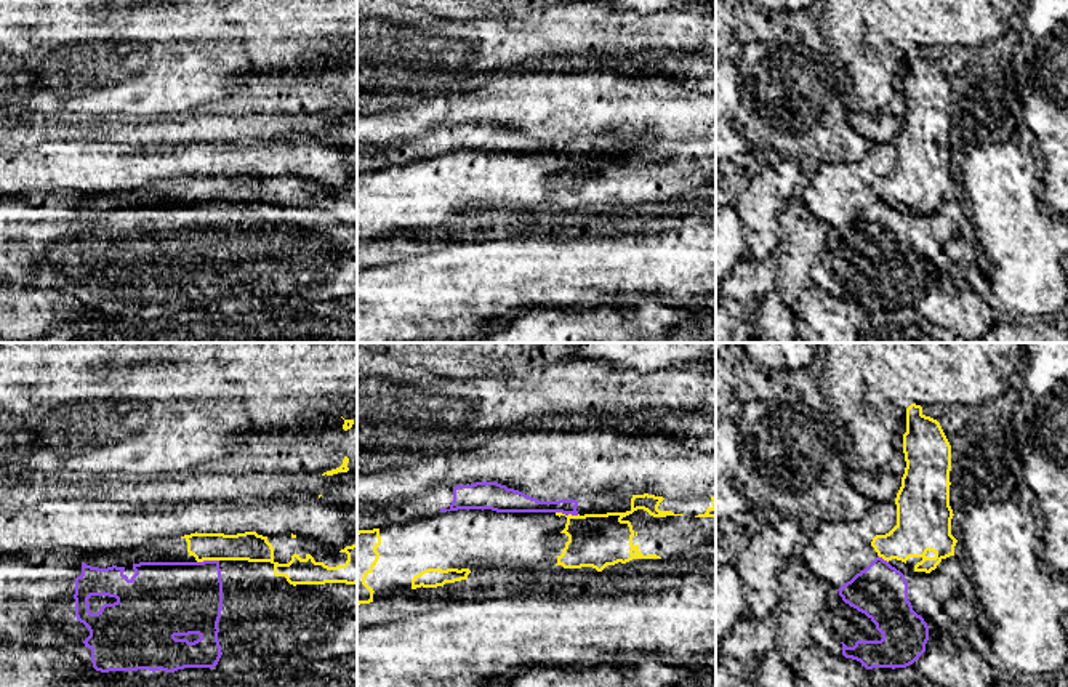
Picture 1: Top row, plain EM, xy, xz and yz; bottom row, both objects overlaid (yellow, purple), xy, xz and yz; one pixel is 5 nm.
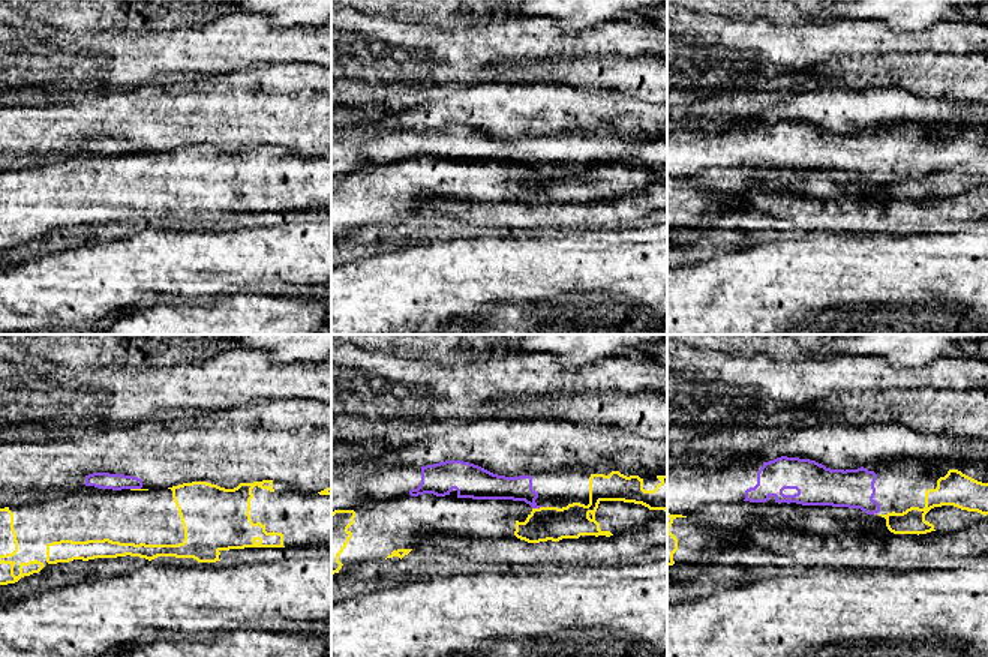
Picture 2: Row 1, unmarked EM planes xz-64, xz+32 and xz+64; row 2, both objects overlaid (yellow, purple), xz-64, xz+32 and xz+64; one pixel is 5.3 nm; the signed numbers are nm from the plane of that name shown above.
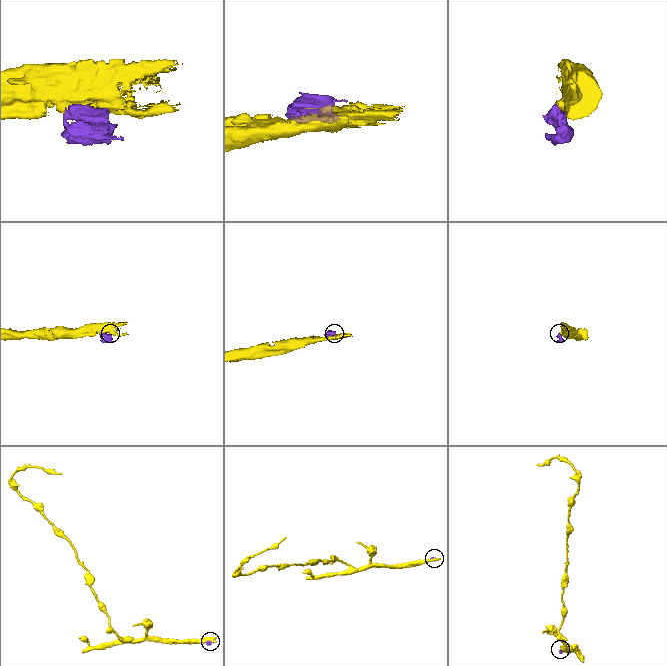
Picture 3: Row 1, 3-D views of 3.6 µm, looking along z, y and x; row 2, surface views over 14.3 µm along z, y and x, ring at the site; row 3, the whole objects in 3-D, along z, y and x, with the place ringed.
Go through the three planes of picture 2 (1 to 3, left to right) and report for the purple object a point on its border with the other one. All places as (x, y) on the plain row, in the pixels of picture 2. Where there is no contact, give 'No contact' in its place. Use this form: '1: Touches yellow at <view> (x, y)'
1: Touches yellow at xz-64 (135, 153)
2: Touches yellow at xz+32 (537, 173)
3: No contact

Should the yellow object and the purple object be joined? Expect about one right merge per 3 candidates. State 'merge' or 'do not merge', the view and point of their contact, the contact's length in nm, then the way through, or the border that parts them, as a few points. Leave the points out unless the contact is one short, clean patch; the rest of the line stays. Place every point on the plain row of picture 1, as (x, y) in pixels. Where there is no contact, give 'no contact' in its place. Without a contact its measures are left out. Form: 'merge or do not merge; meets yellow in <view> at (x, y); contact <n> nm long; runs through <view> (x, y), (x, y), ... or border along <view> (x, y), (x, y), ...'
do not merge; meets yellow in xz at (569, 156); contact 120 nm long; border along xz (556, 152), (578, 156)

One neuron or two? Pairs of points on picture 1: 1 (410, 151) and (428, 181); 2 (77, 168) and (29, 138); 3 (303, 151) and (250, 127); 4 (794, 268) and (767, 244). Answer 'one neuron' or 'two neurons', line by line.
1: two neurons
2: two neurons
3: two neurons
4: two neurons

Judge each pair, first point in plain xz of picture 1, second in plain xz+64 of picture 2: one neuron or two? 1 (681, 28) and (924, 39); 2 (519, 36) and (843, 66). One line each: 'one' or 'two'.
1: one
2: two

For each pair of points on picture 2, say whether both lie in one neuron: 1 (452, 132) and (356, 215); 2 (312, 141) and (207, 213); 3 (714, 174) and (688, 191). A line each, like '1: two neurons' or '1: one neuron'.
1: two neurons
2: two neurons
3: one neuron

